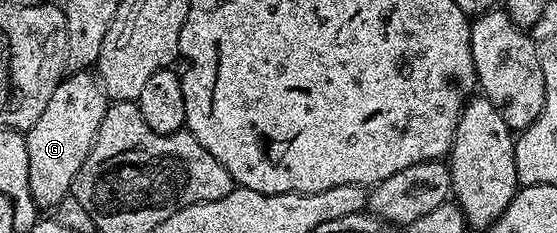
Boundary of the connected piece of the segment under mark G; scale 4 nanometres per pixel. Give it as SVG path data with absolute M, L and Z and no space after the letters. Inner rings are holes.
M74 71L62 78L56 91L52 91L52 99L48 99L48 107L44 107L40 119L25 130L30 195L41 210L53 210L69 196L75 176L88 151L92 151L92 143L98 140L107 104L106 92L98 84L97 76L90 71Z

